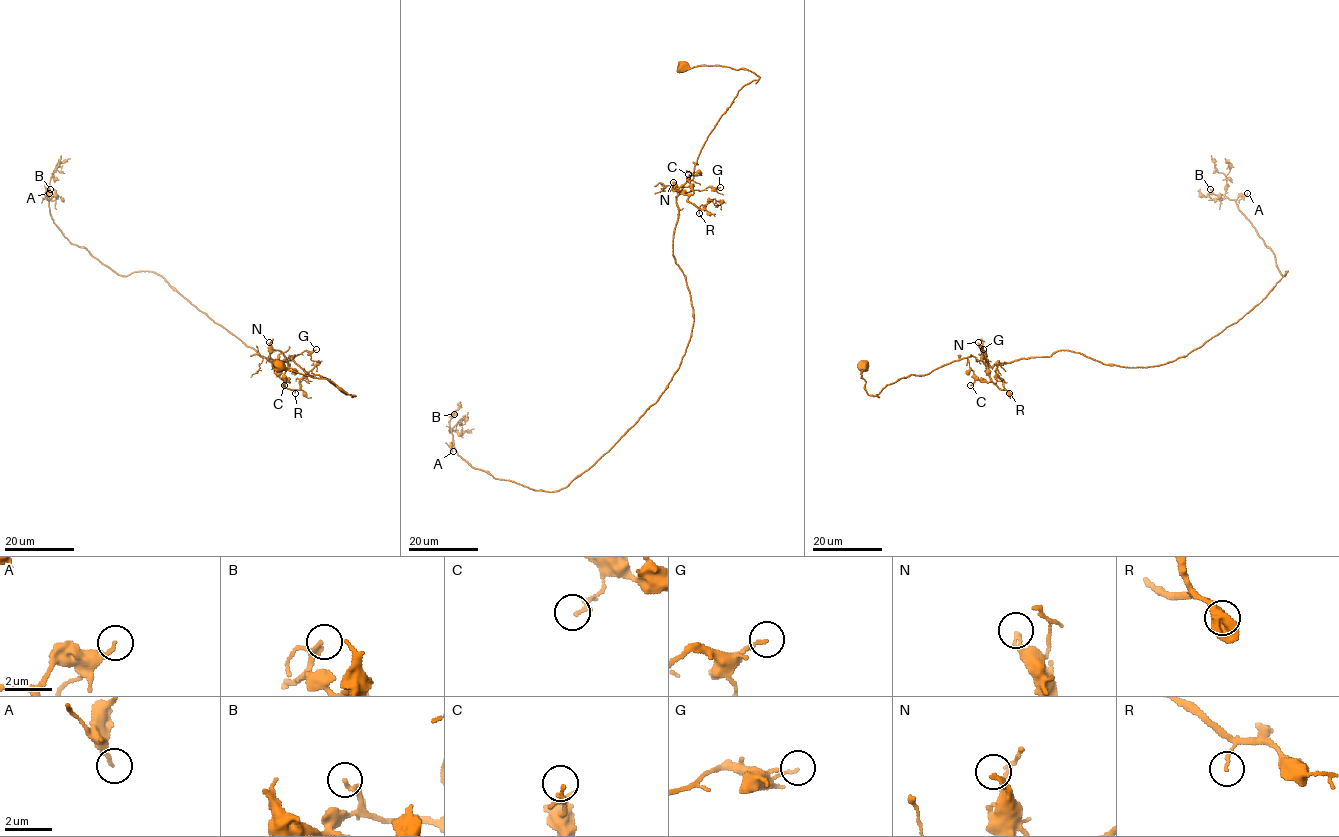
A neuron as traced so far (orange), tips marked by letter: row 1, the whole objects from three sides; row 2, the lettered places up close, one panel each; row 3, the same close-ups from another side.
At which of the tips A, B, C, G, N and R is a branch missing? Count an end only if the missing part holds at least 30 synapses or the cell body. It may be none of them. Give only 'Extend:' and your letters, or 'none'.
Extend: B

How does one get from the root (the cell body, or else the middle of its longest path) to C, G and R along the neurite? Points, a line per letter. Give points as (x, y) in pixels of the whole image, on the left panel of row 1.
C: (279, 366), (328, 379), (355, 395), (308, 374), (289, 356), (275, 363), (284, 385)
G: (279, 366), (328, 379), (355, 395), (343, 393), (326, 378), (308, 374), (289, 356), (275, 364), (316, 349)
R: (279, 366), (328, 379), (355, 395), (326, 378), (308, 374), (289, 356), (275, 366), (283, 385), (295, 393)

